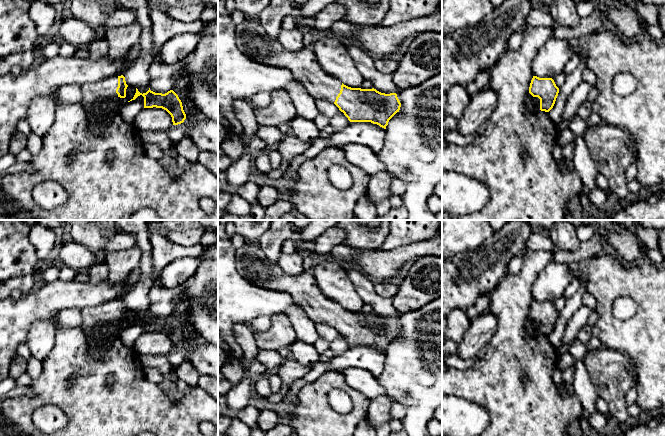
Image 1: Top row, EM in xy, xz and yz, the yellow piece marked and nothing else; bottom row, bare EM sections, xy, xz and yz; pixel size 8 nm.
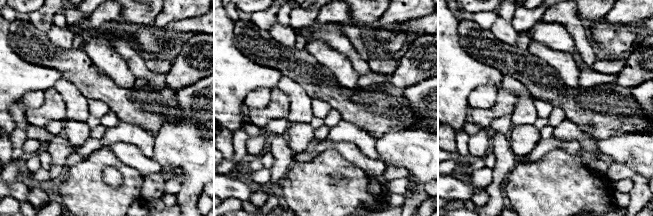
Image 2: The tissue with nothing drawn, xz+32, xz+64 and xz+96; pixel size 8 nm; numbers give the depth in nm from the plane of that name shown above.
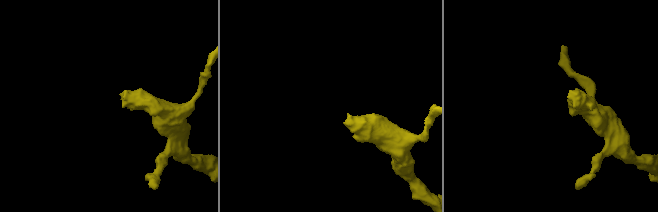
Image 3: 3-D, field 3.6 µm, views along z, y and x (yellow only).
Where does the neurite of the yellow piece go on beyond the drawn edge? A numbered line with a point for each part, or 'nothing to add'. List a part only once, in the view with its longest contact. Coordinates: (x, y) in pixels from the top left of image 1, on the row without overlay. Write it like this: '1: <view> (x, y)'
1: xy (100, 325)

